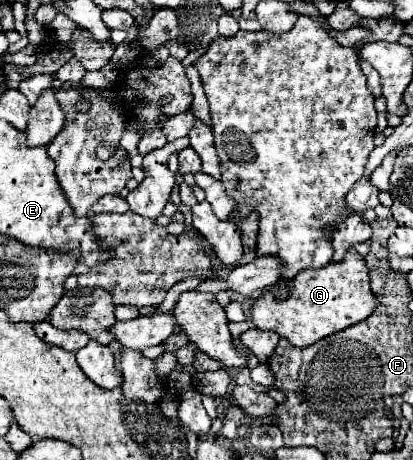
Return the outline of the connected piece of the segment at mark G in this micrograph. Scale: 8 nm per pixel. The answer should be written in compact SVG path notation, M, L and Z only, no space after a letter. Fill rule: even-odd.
M348 248L344 260L340 262L330 262L324 268L310 268L298 272L298 276L286 282L286 290L288 296L284 300L278 300L276 288L272 286L260 298L254 300L250 314L256 328L274 330L298 348L314 344L324 336L330 336L350 324L368 318L378 306L378 300L372 296L370 290L364 258L354 248Z

